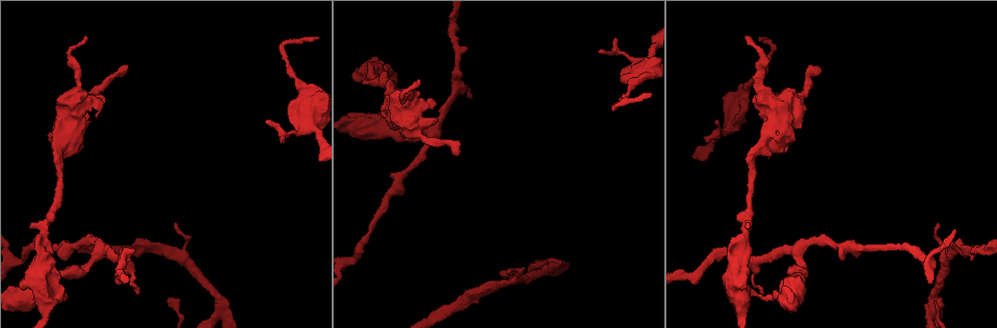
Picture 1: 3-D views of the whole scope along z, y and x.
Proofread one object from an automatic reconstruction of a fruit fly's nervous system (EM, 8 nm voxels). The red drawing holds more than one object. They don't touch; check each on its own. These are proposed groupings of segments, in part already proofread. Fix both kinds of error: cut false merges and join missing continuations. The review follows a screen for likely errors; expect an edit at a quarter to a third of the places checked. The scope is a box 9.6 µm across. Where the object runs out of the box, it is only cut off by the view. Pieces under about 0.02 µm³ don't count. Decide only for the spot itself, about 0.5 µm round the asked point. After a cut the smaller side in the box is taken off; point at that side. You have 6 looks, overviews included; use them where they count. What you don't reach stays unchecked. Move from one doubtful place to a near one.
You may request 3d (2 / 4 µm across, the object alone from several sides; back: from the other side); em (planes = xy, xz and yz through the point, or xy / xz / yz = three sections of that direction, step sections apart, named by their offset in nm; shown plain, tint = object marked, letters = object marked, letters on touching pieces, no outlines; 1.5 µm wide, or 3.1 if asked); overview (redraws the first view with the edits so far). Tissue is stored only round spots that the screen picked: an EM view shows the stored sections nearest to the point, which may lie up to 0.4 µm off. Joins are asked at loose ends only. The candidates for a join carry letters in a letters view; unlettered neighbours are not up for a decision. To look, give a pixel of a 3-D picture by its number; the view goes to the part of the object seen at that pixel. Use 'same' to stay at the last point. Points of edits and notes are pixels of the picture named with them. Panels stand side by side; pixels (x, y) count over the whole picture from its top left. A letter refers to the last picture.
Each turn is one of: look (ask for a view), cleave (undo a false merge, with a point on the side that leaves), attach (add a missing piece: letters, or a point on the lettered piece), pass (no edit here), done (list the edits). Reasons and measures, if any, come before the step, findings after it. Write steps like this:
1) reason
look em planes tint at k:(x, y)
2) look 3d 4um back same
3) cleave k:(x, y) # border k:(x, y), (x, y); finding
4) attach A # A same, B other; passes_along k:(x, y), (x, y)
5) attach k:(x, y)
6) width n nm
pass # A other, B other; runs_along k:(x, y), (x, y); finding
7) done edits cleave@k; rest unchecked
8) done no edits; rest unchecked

three arms meet
look em planes letters at 1:(555, 263)

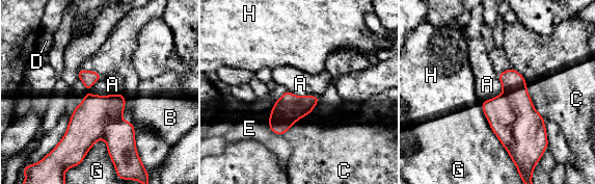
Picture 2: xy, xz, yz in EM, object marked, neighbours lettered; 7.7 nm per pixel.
width 120 nm
cleave 2:(497, 110) # A other, B other, C other, D other, E other, G other, H other; border 2:(504, 92), (513, 114), (507, 149); a second neuron is stuck on

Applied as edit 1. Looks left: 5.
an open end
look em planes tint at 1:(175, 224)

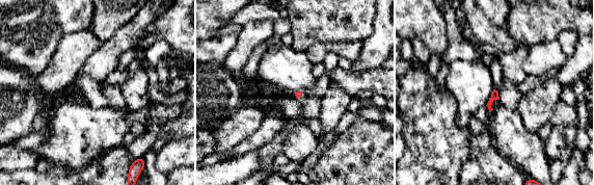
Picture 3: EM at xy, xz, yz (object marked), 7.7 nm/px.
look em planes letters same

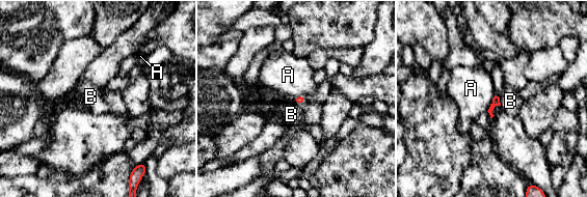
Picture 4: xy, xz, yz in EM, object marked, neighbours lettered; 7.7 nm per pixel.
pass # A other, B other; border 4:(495, 95), (486, 111); none of them fits

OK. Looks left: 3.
two arms in line, one across
look em planes tint at 1:(430, 131)

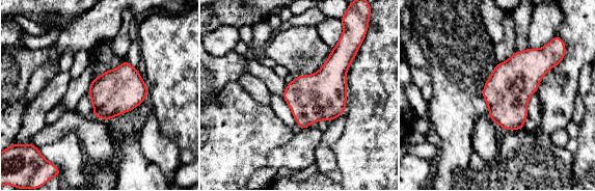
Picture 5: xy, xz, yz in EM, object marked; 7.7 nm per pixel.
look em planes letters same

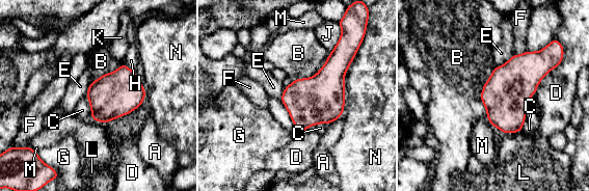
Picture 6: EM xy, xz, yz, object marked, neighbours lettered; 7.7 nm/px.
pass # A other, B other, C other, D other, E other, F other, G other, H other, J other, K other, L other, M other, N other; border 6:(494, 66), (481, 90), (485, 116); continuous, no second neuron

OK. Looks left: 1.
done edits cleave@2; rest unchecked

